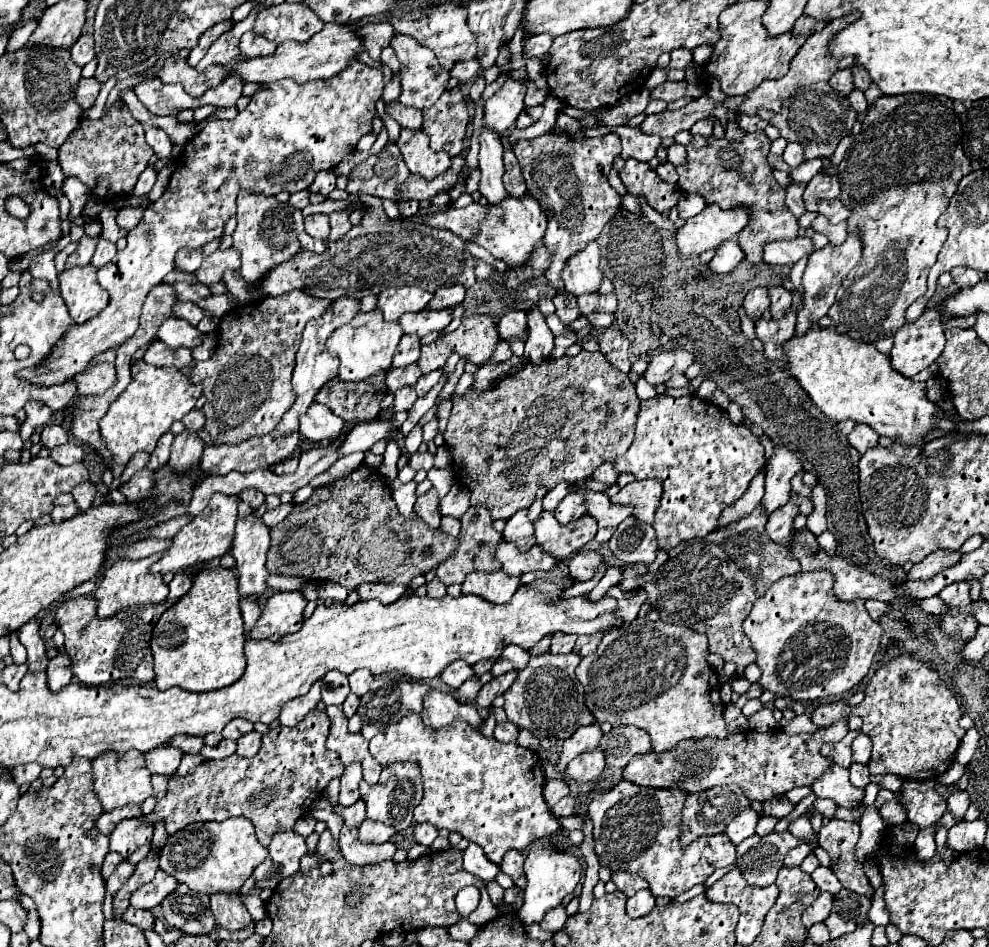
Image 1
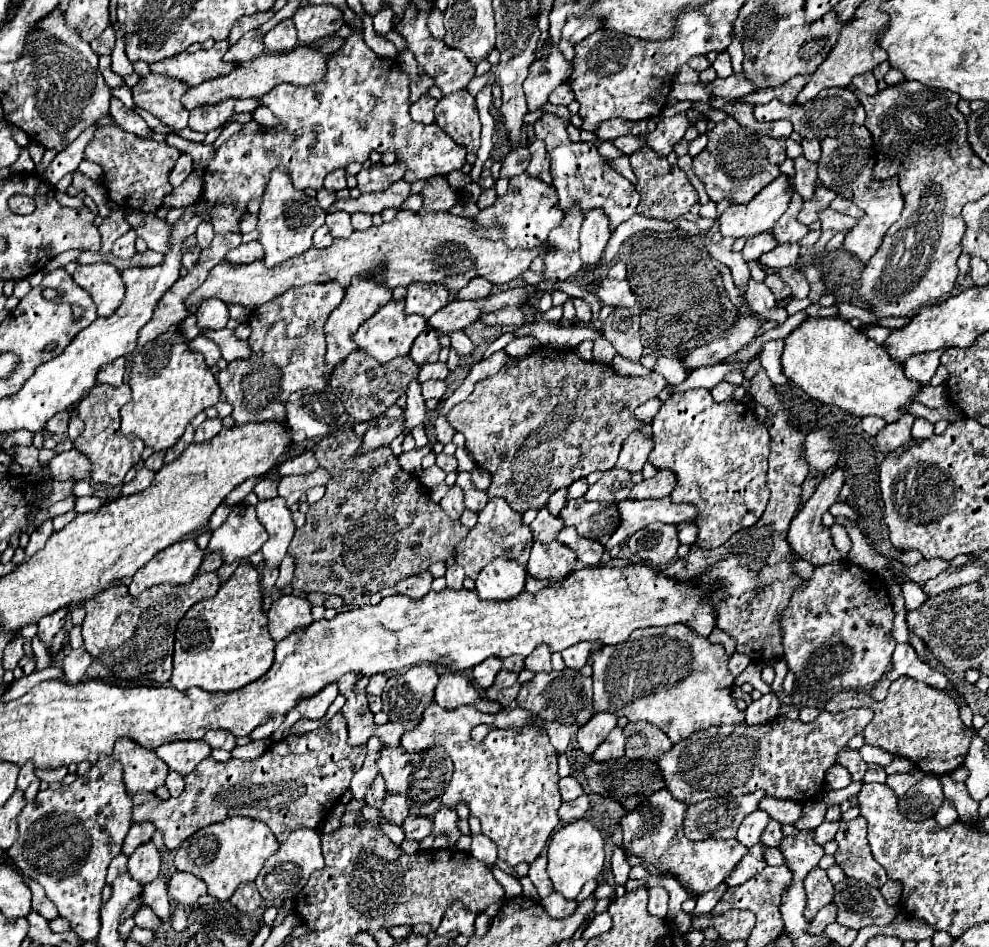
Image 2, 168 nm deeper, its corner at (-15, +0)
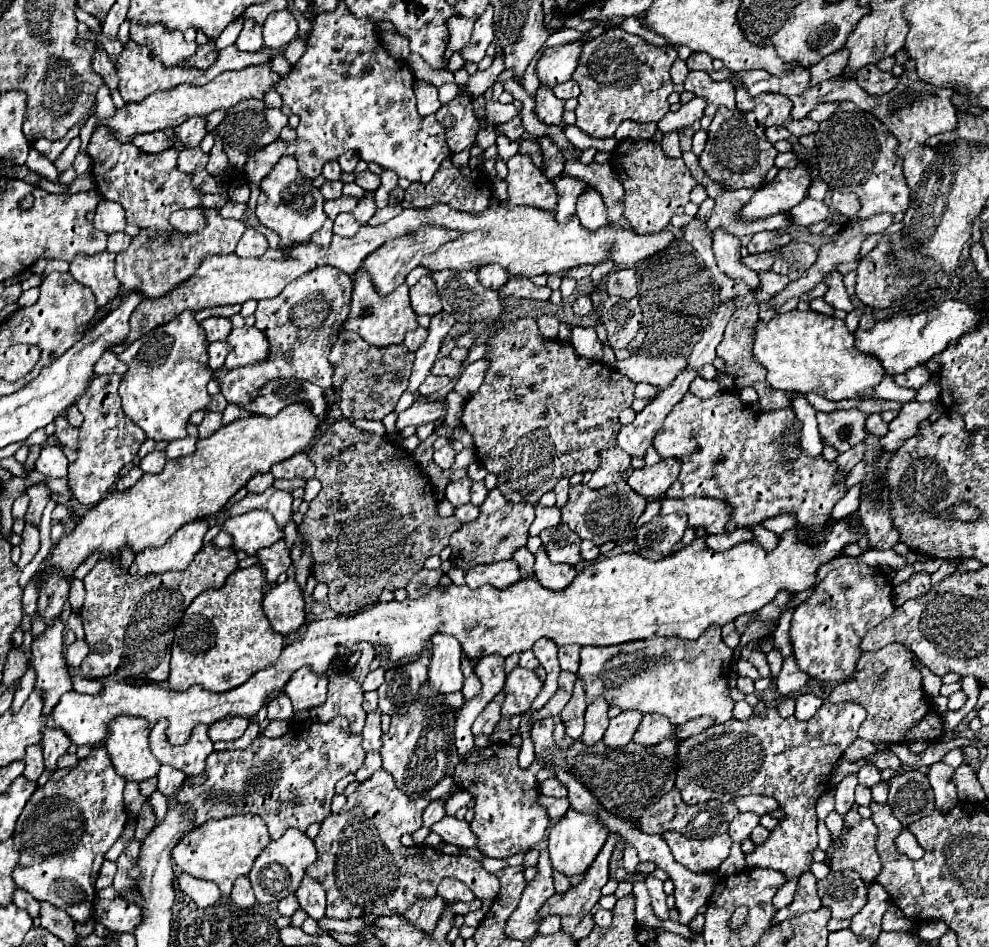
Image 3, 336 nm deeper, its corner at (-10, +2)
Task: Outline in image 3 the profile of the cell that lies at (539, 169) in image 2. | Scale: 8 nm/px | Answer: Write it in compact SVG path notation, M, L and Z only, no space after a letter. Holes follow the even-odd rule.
M540 137L538 139L538 145L542 149L542 155L544 155L544 175L554 181L556 177L560 177L562 173L562 163L564 163L564 157L562 153L552 145L552 141L548 137Z

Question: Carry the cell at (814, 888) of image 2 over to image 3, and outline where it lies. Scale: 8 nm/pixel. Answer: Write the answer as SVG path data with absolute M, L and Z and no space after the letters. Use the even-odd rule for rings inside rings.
M808 871L808 873L804 873L804 875L800 877L800 881L798 881L798 891L796 891L794 901L792 901L786 909L778 911L776 917L774 917L774 921L780 923L780 921L784 921L784 919L794 919L794 917L798 917L798 915L802 915L802 913L820 909L820 905L822 905L822 901L820 901L820 897L816 895L816 877Z

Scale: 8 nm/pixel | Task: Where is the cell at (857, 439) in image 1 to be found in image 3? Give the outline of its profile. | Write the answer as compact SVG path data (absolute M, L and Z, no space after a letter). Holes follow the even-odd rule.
M938 401L904 403L898 417L888 423L888 433L884 437L880 437L882 451L896 451L906 439L910 439L918 431L918 423L928 419L936 409L940 409Z

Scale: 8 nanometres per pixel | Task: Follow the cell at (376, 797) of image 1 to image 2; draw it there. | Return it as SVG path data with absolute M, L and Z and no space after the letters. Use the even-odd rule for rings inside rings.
M383 747L377 765L379 765L379 773L387 781L387 791L411 799L411 815L433 817L439 811L441 795L453 775L453 763L441 747L433 747L431 751L423 751L423 753L407 753L401 747L395 749Z

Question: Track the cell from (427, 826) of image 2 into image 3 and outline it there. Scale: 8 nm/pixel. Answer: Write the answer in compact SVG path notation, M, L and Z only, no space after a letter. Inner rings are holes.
M432 801L426 809L424 809L424 815L422 815L422 825L424 827L432 827L434 821L440 821L444 817L444 801Z

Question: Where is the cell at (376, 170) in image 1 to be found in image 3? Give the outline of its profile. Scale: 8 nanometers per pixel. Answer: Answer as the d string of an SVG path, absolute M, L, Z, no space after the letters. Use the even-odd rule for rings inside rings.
M362 171L362 173L356 173L356 185L360 185L364 191L372 193L380 187L380 177L370 171Z

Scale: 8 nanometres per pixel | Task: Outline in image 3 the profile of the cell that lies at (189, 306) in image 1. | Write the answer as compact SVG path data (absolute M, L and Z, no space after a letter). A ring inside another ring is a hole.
M208 317L200 325L202 325L202 329L206 333L206 339L210 343L212 341L224 341L226 333L230 333L230 329L232 329L230 319L226 319L226 317Z

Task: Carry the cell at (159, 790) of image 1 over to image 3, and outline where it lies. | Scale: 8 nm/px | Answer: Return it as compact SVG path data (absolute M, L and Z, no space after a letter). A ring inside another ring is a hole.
M162 765L156 777L158 777L158 791L164 793L166 797L174 795L176 789L178 789L178 787L184 783L184 779L186 779L184 773L178 773L178 769L174 769L174 767L170 767L170 765Z

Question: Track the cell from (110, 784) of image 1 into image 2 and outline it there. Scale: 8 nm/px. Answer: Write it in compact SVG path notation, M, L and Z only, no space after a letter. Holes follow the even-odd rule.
M119 739L115 743L113 757L123 765L123 779L129 795L155 791L157 787L165 785L169 767L155 755L155 751L139 747L131 739Z

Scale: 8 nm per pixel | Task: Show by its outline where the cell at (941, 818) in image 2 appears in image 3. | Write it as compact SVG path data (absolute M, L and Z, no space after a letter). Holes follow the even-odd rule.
M934 763L930 765L930 773L928 773L928 781L932 783L934 795L936 795L936 809L940 813L948 813L956 803L956 785L952 781L954 769L950 769L950 765L946 763Z

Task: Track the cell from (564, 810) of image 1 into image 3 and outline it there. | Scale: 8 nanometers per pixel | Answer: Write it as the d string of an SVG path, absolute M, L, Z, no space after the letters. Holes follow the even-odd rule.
M540 797L544 809L548 811L550 819L560 819L568 809L570 809L570 801L564 797L564 799L556 799L556 797Z

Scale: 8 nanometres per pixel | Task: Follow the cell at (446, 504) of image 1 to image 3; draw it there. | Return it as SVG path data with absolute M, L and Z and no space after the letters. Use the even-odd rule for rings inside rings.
M480 481L480 483L474 483L472 485L472 489L470 489L470 503L472 505L482 505L484 503L484 499L486 499L486 487L484 487L484 481Z

